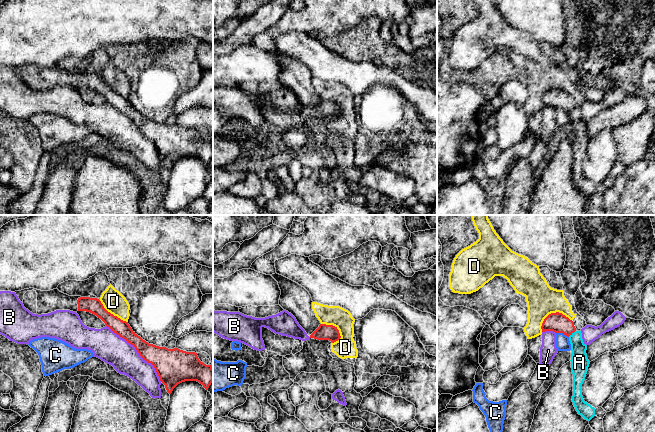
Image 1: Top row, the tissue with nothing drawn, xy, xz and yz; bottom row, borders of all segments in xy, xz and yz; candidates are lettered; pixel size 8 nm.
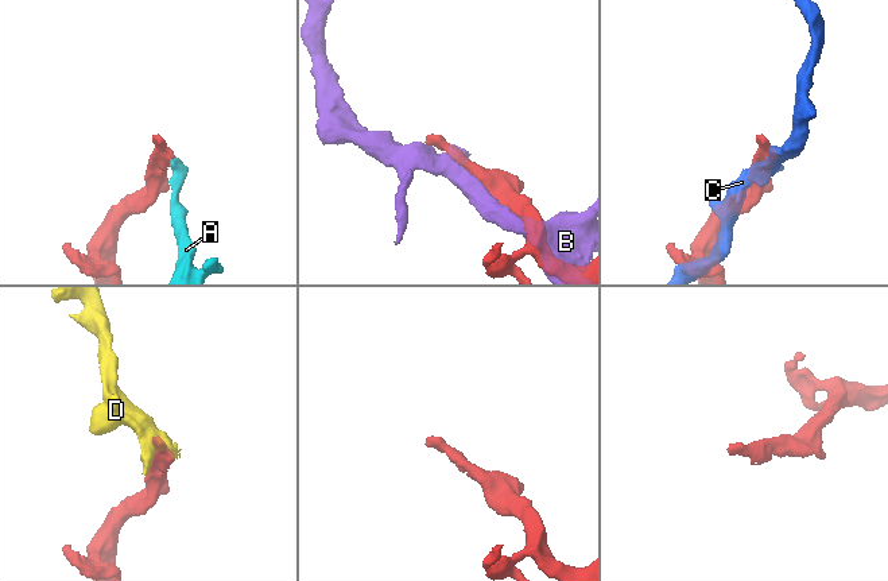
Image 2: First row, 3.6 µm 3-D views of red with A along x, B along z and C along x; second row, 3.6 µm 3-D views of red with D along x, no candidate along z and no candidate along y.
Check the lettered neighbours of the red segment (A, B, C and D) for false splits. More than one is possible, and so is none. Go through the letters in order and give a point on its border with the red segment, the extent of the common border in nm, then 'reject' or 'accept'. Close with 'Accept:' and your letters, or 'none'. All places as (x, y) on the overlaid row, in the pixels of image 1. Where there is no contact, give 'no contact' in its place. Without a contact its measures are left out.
A: yz (571, 333) | 80 nm | reject
B: xy (137, 351) | 650 nm | reject
C: yz (562, 332) | 110 nm | reject
D: yz (553, 313) | 260 nm | reject
Accept: none

